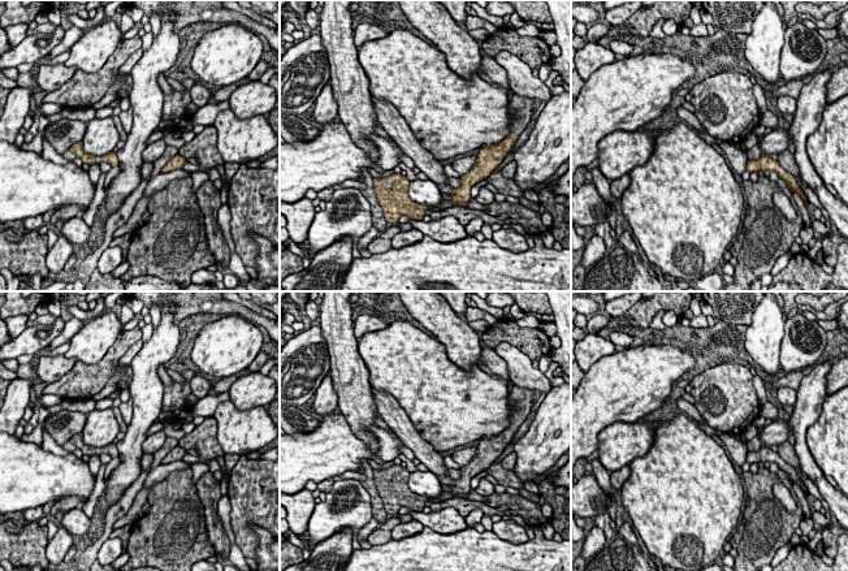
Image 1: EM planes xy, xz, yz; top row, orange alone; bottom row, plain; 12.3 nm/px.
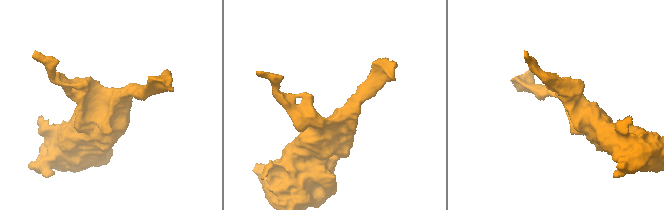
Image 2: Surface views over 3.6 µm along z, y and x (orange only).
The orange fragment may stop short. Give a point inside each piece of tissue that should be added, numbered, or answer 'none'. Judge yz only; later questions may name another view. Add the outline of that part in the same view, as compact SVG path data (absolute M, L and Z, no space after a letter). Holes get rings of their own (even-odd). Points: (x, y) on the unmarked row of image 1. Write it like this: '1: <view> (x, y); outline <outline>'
none

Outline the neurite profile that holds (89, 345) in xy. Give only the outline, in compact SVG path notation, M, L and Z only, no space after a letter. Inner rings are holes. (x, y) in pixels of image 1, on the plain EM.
M113 311L91 319L70 338L65 358L74 358L85 364L99 363L114 345L122 332L122 324Z

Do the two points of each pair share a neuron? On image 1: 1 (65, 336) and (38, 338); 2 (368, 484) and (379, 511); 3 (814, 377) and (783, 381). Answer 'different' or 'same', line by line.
1: different
2: same
3: different

